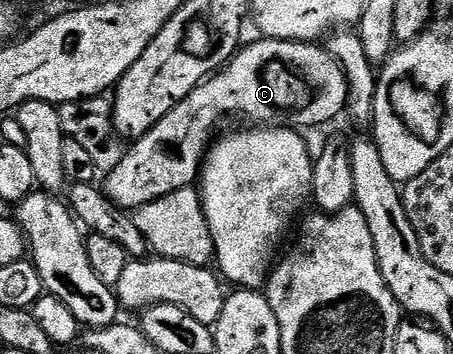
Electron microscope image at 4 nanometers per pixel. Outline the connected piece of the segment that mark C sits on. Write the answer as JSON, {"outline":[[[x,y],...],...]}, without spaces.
{"outline":[[[274,37],[253,41],[249,46],[238,48],[232,59],[221,66],[212,77],[187,95],[147,135],[132,142],[126,148],[122,161],[104,178],[103,192],[110,201],[124,211],[136,211],[180,189],[188,189],[198,180],[207,150],[218,136],[221,124],[228,117],[242,117],[242,122],[257,127],[296,127],[298,130],[313,129],[325,125],[346,112],[349,103],[349,80],[343,67],[327,50],[308,41],[280,41]]]}

